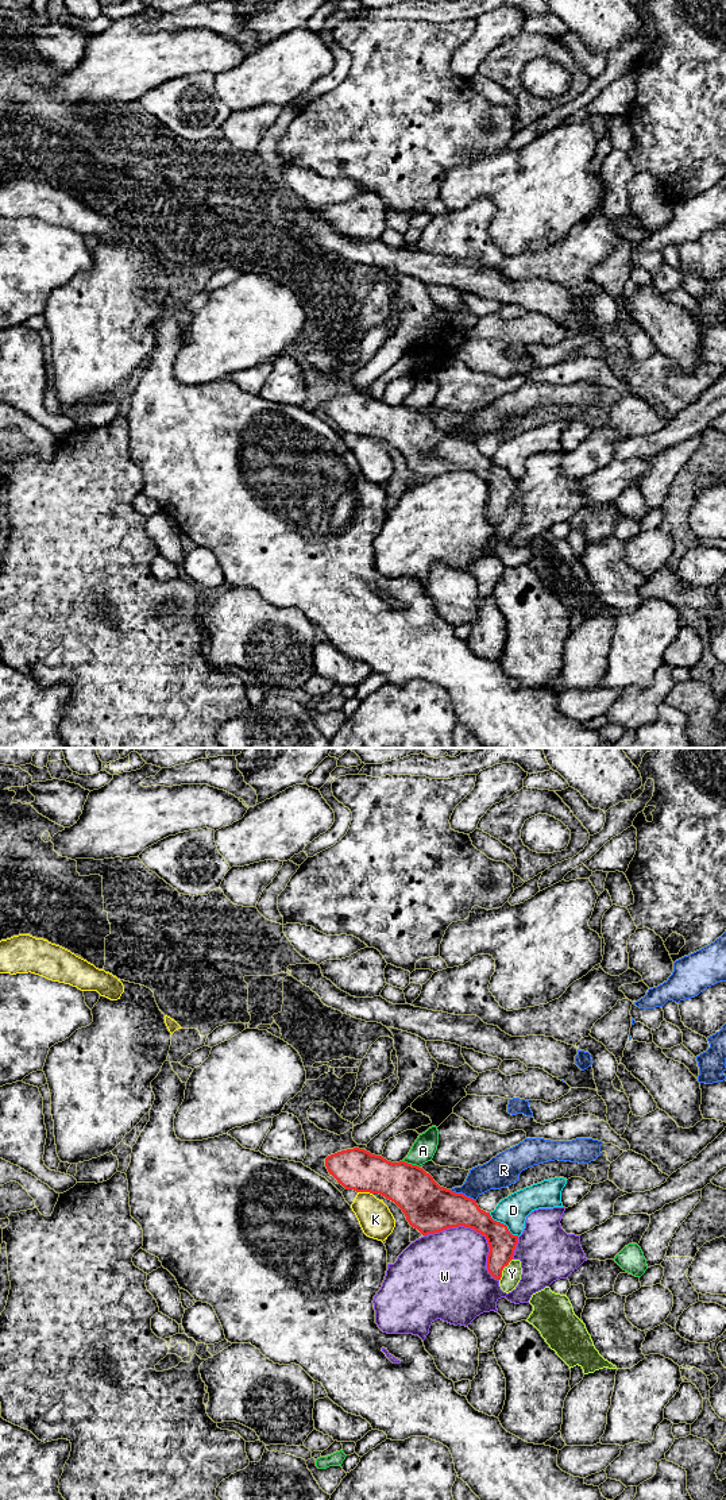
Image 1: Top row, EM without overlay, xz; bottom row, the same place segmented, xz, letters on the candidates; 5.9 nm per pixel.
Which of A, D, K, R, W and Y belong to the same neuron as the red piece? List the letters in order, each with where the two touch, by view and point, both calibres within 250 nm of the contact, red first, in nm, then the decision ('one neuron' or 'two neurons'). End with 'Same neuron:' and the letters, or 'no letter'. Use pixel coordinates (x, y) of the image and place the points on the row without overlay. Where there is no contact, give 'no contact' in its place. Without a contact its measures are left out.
A: xz (410, 408) | 280/140 nm | two neurons
D: xz (502, 467) | 180/180 nm | two neurons
K: xz (365, 435) | 260/200 nm | two neurons
R: xz (462, 438) | 300/180 nm | two neurons
W: xz (477, 475) | 240/420 nm | two neurons
Y: xz (502, 513) | 160/110 nm | one neuron
Same neuron: Y

